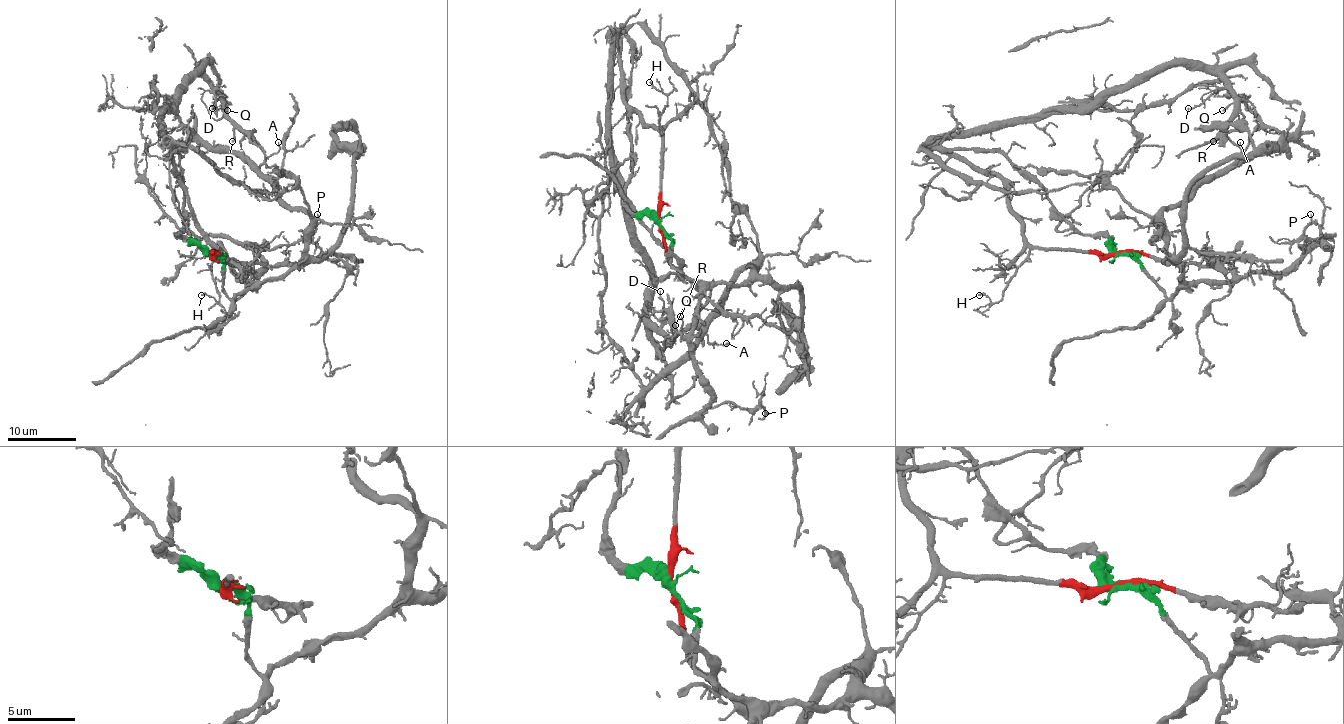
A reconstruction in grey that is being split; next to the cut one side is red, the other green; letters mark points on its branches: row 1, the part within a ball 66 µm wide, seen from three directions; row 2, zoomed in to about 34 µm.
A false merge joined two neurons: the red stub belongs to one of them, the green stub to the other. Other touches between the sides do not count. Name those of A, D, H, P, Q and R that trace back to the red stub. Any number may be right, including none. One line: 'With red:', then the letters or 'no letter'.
With red: D, H, Q, R

